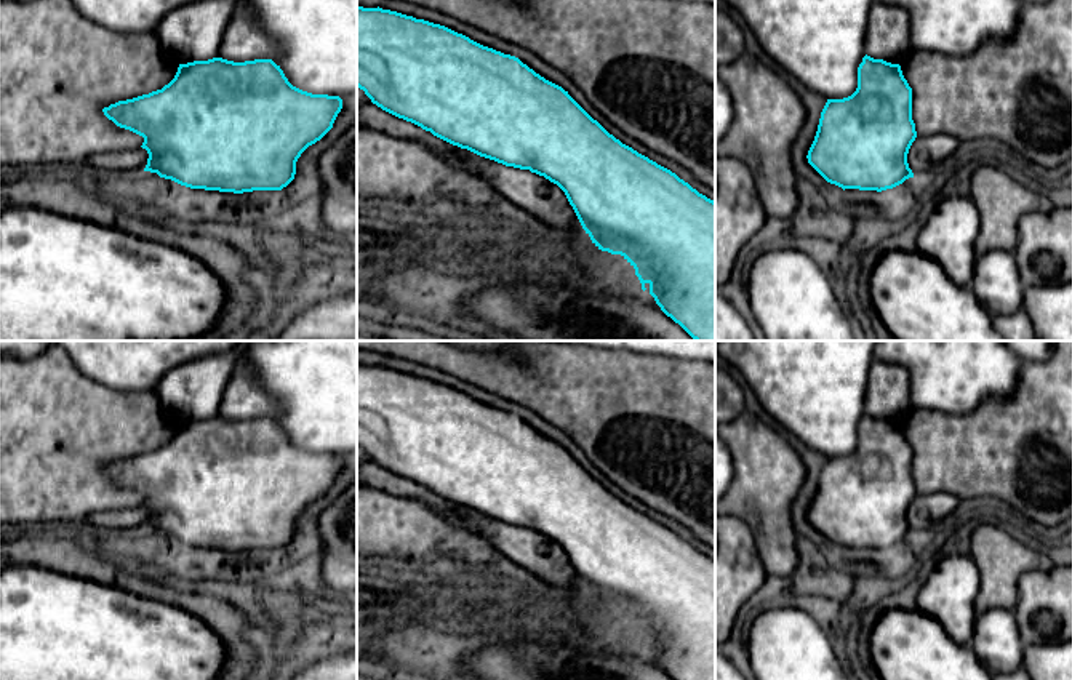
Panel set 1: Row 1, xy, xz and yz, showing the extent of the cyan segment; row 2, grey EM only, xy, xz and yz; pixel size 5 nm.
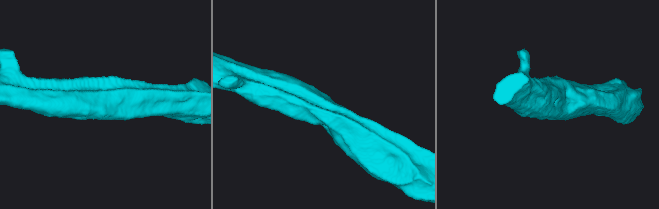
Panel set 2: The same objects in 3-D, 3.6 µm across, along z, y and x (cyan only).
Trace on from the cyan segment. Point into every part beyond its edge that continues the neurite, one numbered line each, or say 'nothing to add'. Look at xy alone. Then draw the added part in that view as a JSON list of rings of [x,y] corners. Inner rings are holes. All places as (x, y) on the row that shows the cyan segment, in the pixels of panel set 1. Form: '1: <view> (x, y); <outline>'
nothing to add

